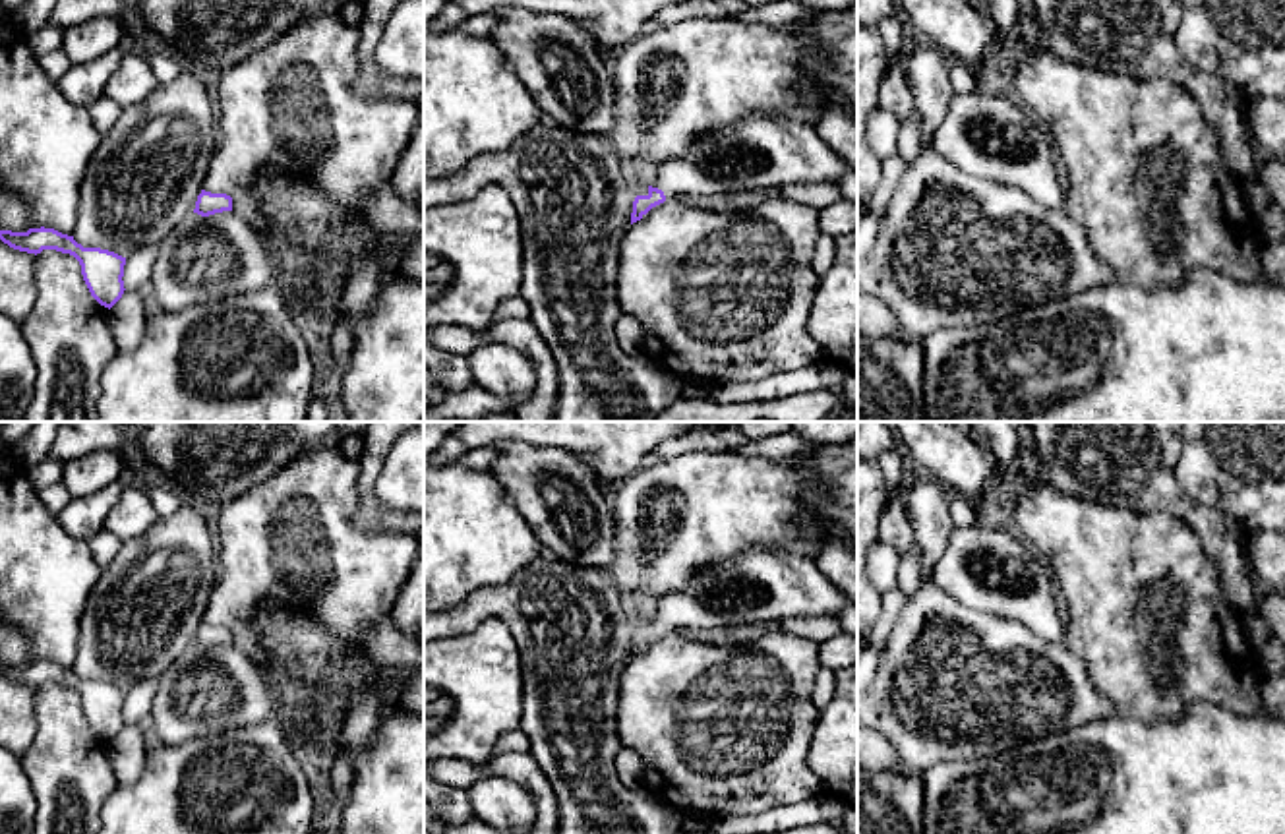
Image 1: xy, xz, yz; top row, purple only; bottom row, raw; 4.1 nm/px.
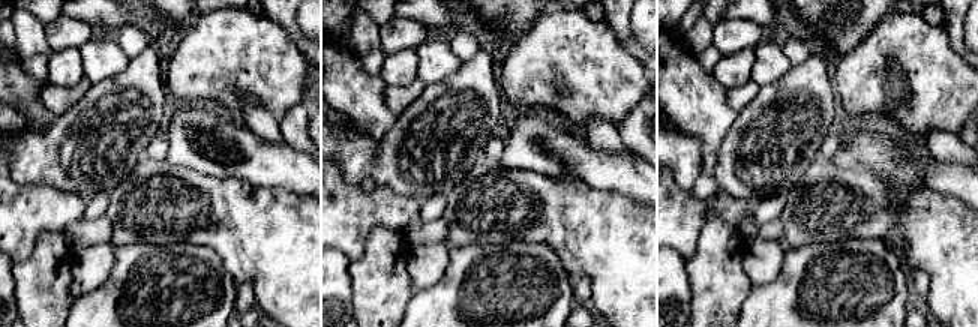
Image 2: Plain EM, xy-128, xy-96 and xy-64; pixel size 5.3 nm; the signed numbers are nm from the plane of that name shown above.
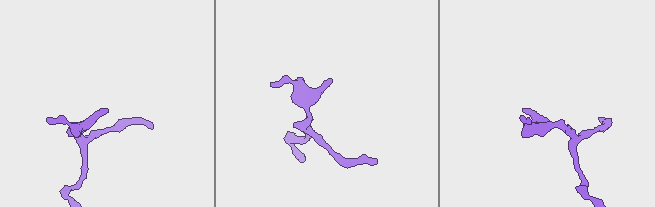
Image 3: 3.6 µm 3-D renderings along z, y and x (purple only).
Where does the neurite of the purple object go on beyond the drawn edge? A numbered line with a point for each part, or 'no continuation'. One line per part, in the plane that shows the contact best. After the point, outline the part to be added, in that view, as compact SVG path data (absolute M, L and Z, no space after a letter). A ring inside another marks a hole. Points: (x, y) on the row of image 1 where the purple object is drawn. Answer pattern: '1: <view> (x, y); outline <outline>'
1: xz (761, 151); outline M753 114L697 137L681 157L662 163L648 186L662 190L666 199L778 192L788 184L836 184L848 170L815 126Z

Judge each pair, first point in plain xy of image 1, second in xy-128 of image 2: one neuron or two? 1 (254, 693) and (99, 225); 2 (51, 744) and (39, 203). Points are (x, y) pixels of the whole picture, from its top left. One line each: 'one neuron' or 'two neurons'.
1: two neurons
2: two neurons

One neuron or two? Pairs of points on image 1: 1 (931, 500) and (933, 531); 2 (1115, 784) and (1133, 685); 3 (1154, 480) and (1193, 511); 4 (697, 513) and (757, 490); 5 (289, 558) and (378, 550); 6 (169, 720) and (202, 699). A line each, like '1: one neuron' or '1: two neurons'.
1: one neuron
2: two neurons
3: one neuron
4: one neuron
5: one neuron
6: one neuron

